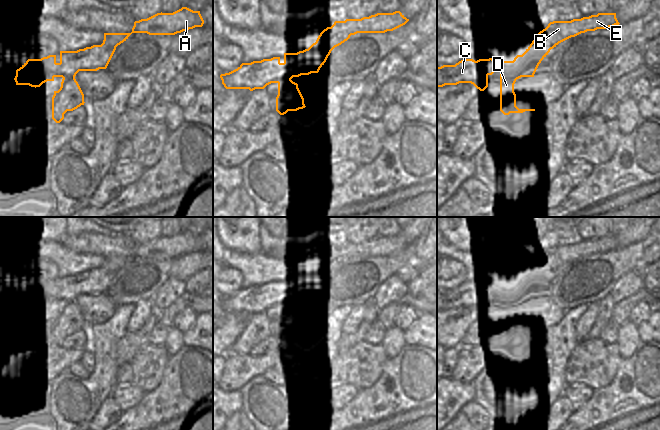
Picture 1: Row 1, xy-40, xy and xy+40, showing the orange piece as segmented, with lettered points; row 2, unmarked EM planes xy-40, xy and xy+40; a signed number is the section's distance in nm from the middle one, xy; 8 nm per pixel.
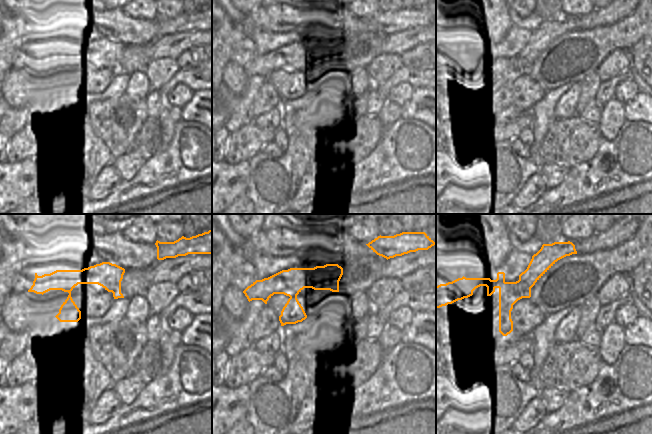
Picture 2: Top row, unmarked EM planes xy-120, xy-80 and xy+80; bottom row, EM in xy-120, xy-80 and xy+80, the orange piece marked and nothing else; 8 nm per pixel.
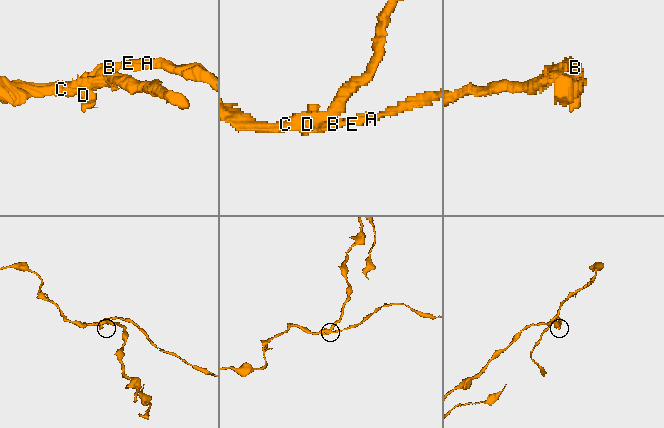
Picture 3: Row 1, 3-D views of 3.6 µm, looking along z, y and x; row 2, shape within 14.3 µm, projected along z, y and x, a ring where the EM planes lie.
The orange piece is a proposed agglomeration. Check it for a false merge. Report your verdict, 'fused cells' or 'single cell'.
fused cells

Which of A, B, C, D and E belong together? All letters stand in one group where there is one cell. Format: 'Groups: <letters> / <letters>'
Groups: A B E / C D.

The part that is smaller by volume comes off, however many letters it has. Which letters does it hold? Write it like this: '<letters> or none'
A, B, E.

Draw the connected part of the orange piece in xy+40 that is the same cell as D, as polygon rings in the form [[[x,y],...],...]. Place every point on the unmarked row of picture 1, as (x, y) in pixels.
[[[523,278],[517,279],[513,285],[492,282],[475,285],[464,282],[455,289],[437,291],[437,311],[471,307],[480,315],[484,315],[488,311],[488,300],[499,291],[500,335],[504,339],[535,335],[535,333],[519,333],[516,330],[514,308],[521,301],[534,301],[540,287],[539,283]]]

